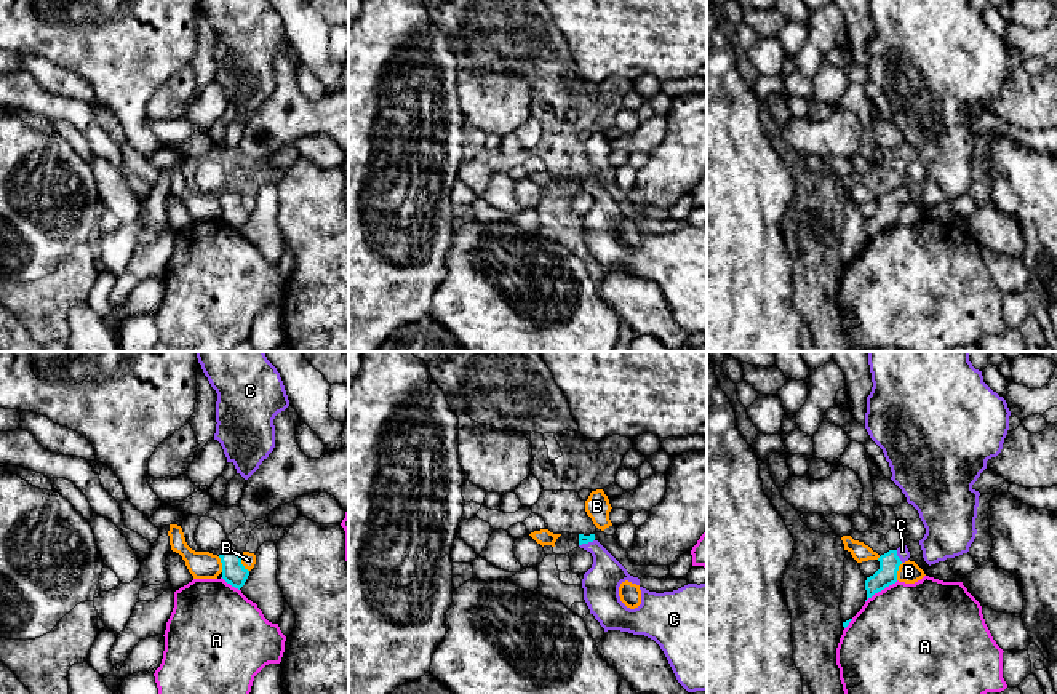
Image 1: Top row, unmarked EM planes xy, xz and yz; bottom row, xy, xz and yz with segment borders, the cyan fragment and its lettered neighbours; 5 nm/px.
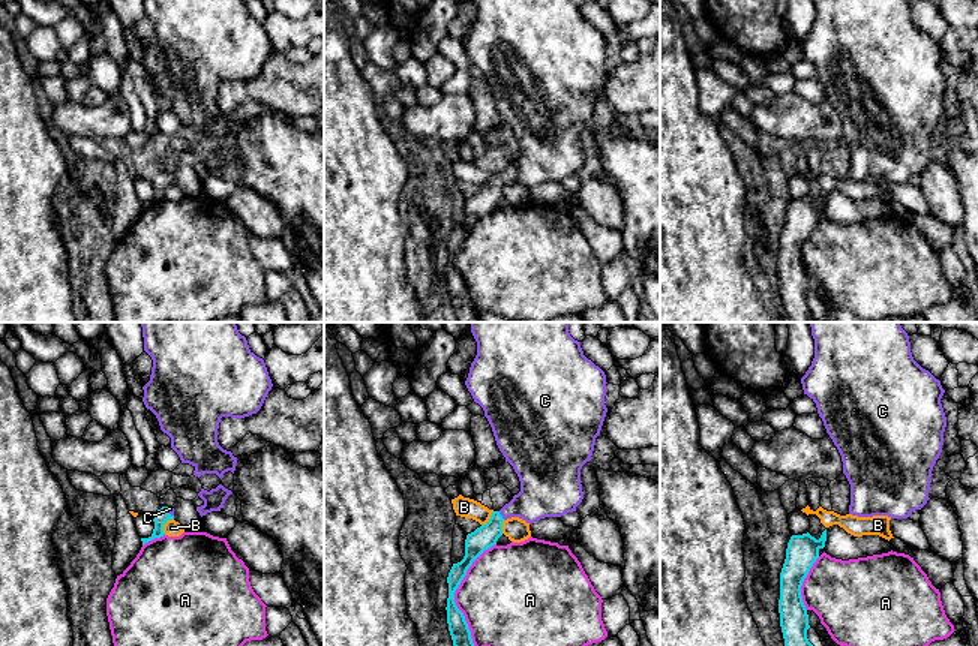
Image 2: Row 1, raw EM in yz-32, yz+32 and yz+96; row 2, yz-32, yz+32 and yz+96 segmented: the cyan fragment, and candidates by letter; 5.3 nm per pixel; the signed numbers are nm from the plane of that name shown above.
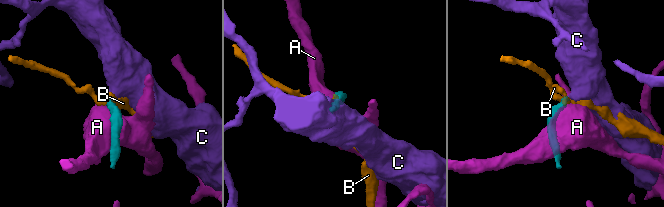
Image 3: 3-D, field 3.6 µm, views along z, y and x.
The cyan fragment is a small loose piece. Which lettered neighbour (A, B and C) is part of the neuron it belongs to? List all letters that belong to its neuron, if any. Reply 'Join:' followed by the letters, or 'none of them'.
Join: C

